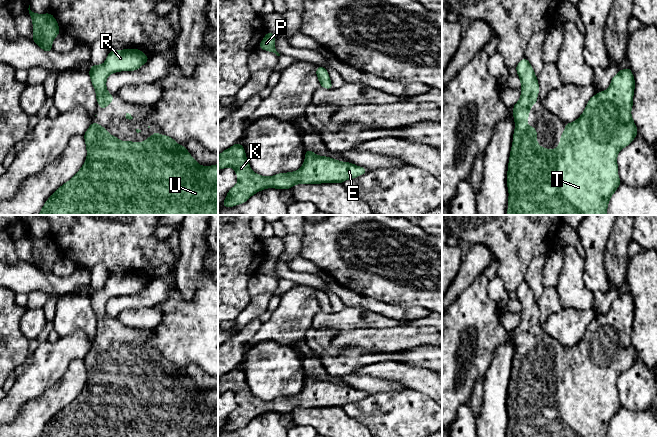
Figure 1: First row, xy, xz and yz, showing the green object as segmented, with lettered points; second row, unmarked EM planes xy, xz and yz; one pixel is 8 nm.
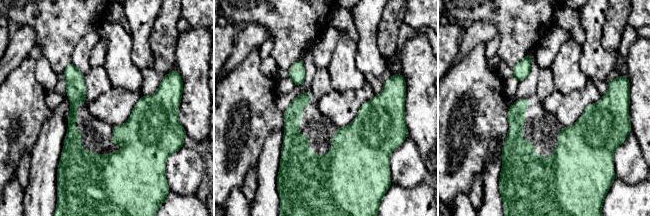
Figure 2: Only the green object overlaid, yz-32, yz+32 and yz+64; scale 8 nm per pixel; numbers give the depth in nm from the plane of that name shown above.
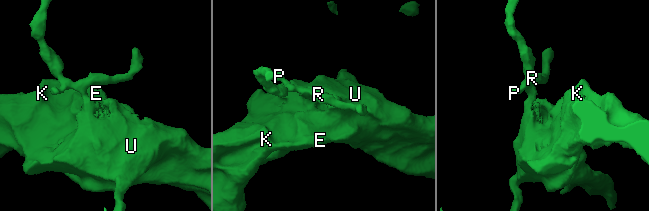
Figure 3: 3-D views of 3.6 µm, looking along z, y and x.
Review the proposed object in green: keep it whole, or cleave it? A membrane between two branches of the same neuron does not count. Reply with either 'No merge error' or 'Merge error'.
No merge error

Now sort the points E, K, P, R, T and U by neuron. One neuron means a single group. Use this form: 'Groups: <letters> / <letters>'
Groups: E K P R T U

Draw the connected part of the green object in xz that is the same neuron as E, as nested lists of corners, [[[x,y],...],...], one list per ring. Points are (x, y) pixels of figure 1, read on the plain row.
[[[236,367],[218,379],[218,394],[232,391],[238,400],[237,408],[228,415],[222,431],[233,431],[246,426],[253,418],[266,412],[291,413],[295,408],[343,407],[365,398],[367,393],[330,381],[318,380],[310,374],[305,385],[295,396],[263,401],[254,397],[242,368]]]

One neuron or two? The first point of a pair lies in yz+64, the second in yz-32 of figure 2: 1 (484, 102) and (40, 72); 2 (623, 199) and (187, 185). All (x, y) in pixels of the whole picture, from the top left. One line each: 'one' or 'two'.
1: two
2: two

